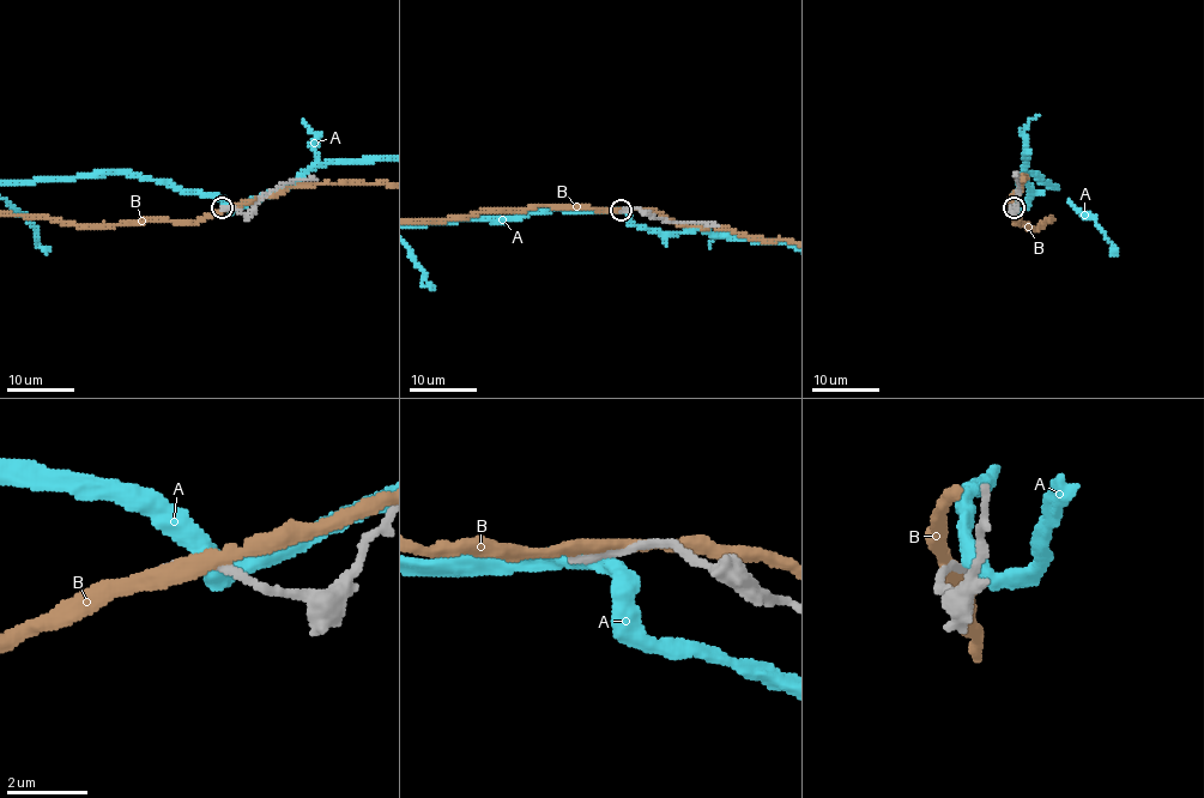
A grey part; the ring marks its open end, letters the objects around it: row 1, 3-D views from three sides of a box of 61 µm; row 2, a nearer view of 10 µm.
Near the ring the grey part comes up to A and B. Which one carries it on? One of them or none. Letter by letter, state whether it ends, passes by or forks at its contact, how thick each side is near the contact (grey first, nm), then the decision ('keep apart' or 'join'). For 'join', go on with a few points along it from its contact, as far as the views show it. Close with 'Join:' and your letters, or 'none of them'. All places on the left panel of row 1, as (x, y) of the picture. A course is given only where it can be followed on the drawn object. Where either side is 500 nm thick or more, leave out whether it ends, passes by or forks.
A: it passes by | 240/440 nm | keep apart
B: it passes by | 240/380 nm | keep apart
Join: none of them

